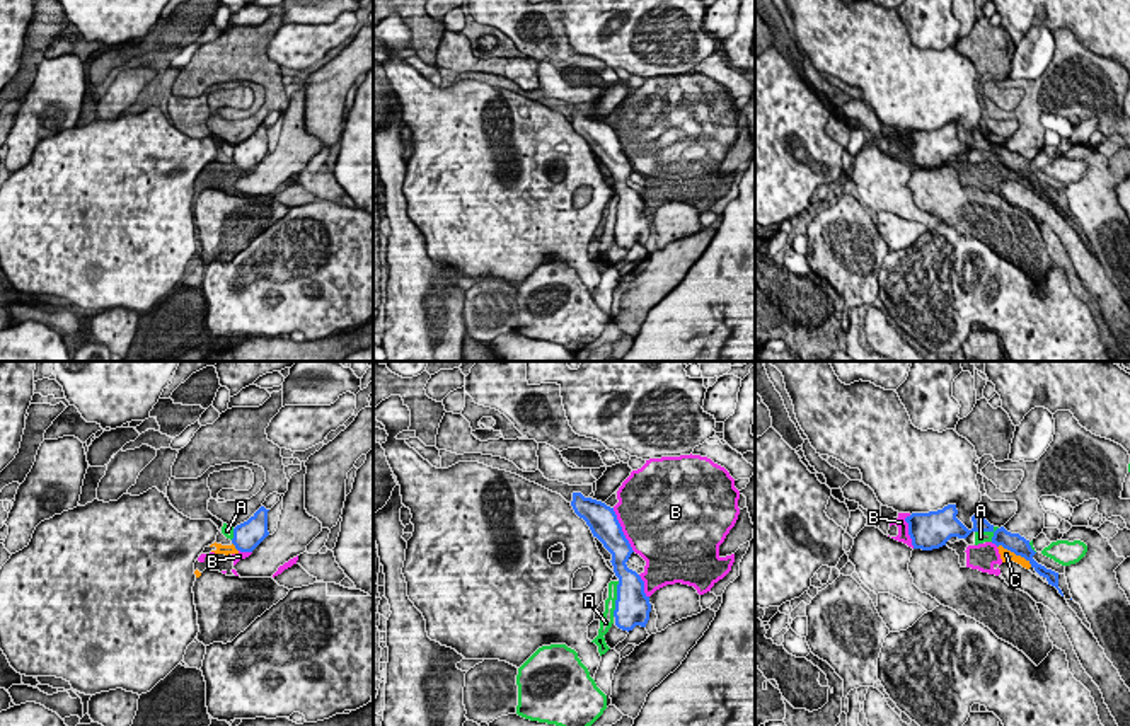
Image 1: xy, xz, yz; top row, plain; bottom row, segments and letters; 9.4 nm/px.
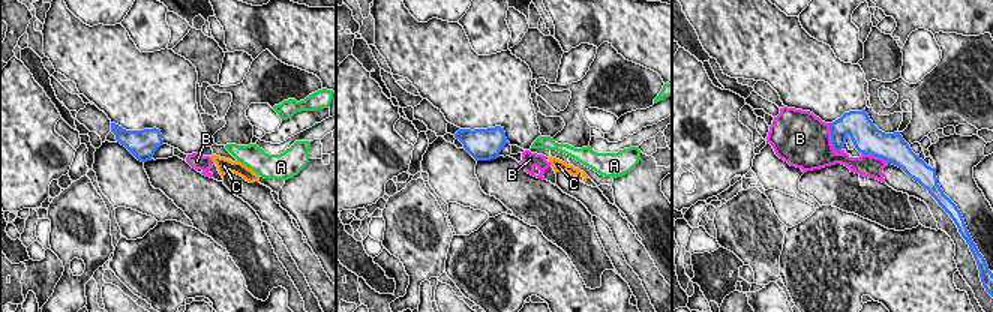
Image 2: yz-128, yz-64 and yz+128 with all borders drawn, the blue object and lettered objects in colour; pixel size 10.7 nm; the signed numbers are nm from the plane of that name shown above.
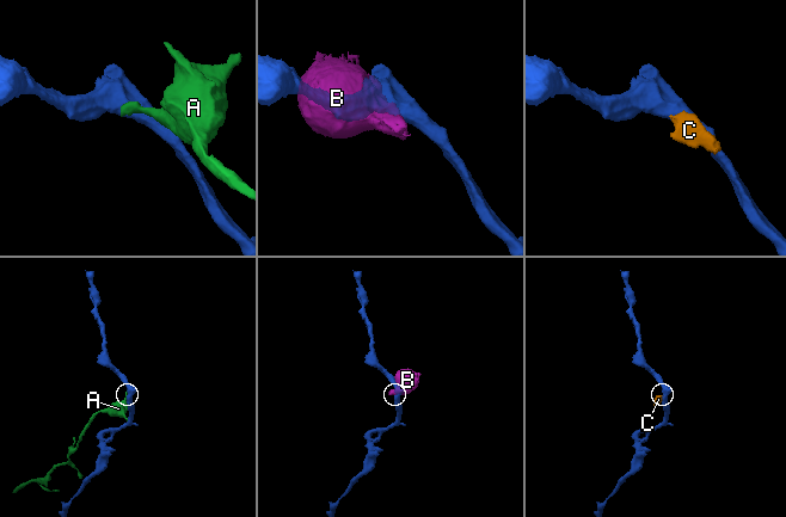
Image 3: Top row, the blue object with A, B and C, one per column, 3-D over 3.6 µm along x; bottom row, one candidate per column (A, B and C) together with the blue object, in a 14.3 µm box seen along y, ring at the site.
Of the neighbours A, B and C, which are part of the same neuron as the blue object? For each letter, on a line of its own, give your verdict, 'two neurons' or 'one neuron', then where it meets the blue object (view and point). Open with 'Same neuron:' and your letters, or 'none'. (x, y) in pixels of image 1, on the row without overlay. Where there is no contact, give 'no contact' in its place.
Same neuron: none
A: two neurons; meets blue in xz at (617, 217)
B: two neurons; meets blue in xz at (621, 149)
C: two neurons; meets blue in yz at (1014, 171)

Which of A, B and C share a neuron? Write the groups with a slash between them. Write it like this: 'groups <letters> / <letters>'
groups A / B C

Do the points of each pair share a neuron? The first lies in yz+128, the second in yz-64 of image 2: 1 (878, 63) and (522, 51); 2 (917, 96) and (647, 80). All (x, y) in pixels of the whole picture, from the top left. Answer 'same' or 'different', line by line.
1: same
2: same

